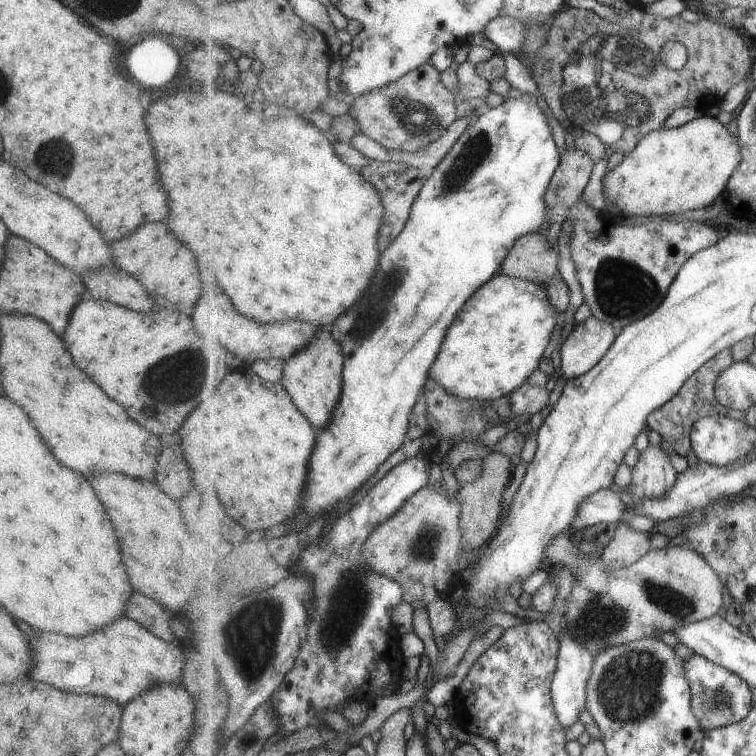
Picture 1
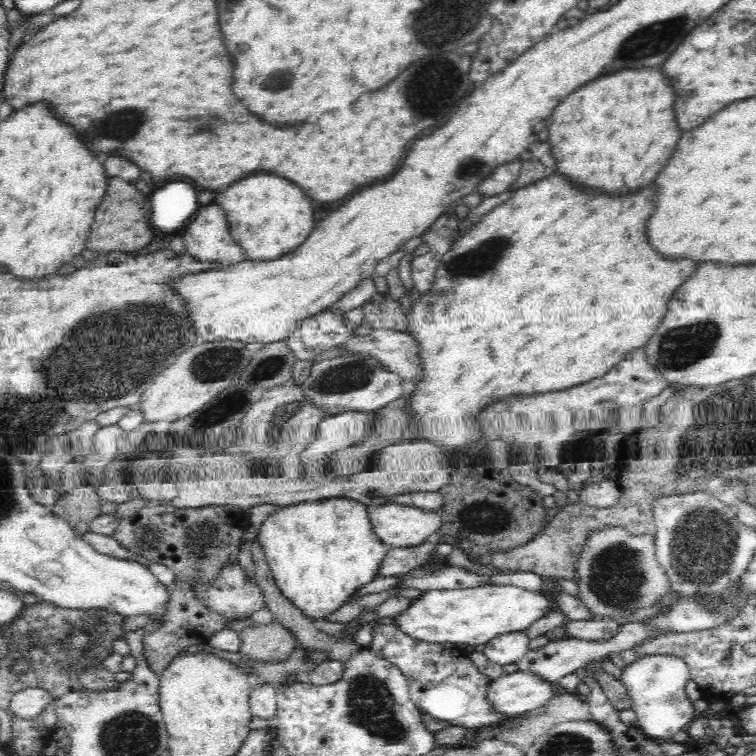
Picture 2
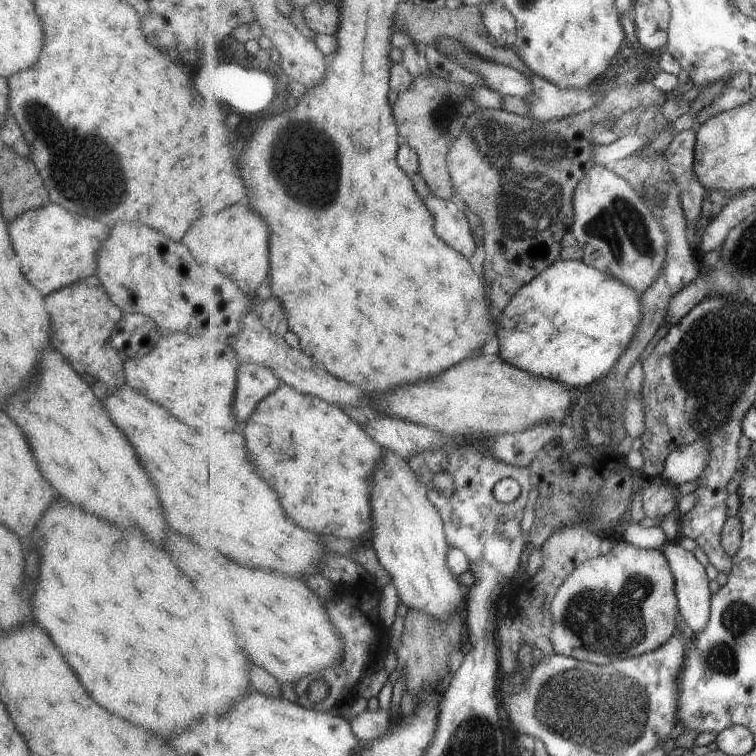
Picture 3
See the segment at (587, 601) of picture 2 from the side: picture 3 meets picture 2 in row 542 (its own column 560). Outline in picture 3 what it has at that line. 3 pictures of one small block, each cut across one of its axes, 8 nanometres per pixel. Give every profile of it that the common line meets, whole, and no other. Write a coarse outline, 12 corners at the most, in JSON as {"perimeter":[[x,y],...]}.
{"perimeter":[[613,540],[565,579],[557,653],[608,665],[671,640],[662,549]]}

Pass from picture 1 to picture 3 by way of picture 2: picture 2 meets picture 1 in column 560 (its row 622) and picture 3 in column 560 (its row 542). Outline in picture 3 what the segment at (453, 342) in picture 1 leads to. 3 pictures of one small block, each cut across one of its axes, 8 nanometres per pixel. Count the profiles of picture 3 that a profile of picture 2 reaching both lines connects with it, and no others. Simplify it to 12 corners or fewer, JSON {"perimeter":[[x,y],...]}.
{"perimeter":[[557,259],[504,310],[501,356],[581,388],[631,344],[642,295]]}

